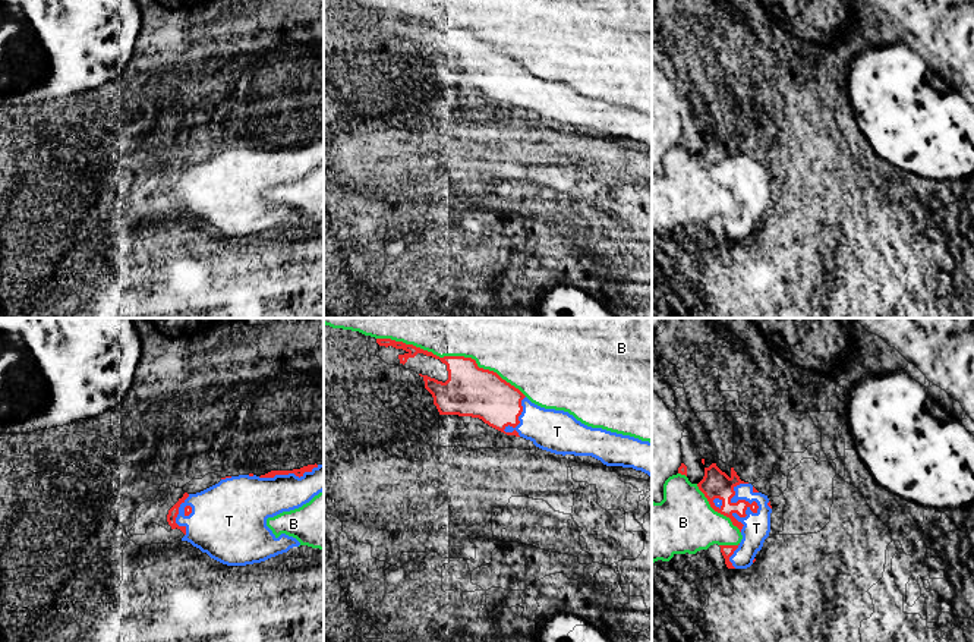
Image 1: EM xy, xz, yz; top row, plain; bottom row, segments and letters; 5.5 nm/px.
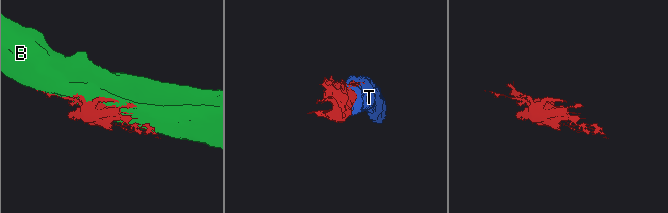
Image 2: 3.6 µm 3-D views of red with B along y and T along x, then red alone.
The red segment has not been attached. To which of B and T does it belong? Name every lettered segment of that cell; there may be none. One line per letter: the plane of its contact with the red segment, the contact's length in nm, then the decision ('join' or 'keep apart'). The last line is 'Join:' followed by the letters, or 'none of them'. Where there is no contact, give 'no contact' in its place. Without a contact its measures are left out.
B: xz | 900 nm | keep apart
T: yz | 280 nm | join
Join: T

